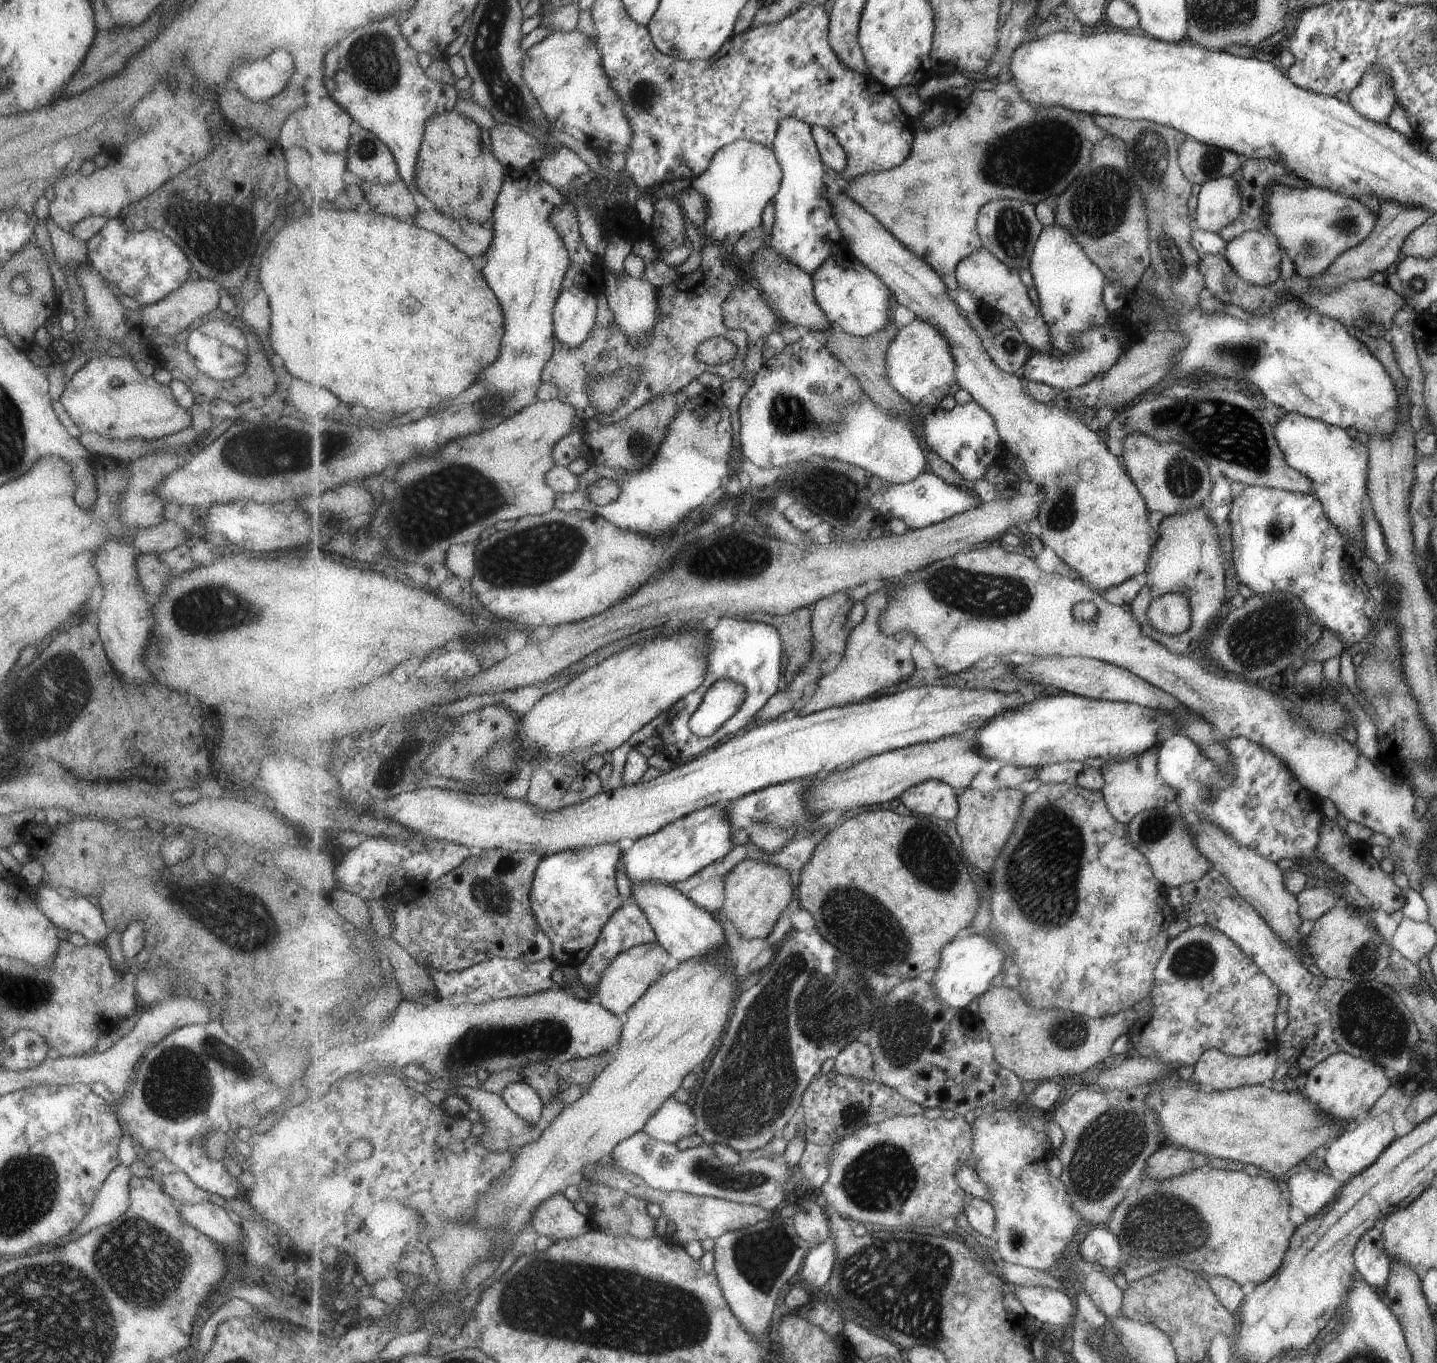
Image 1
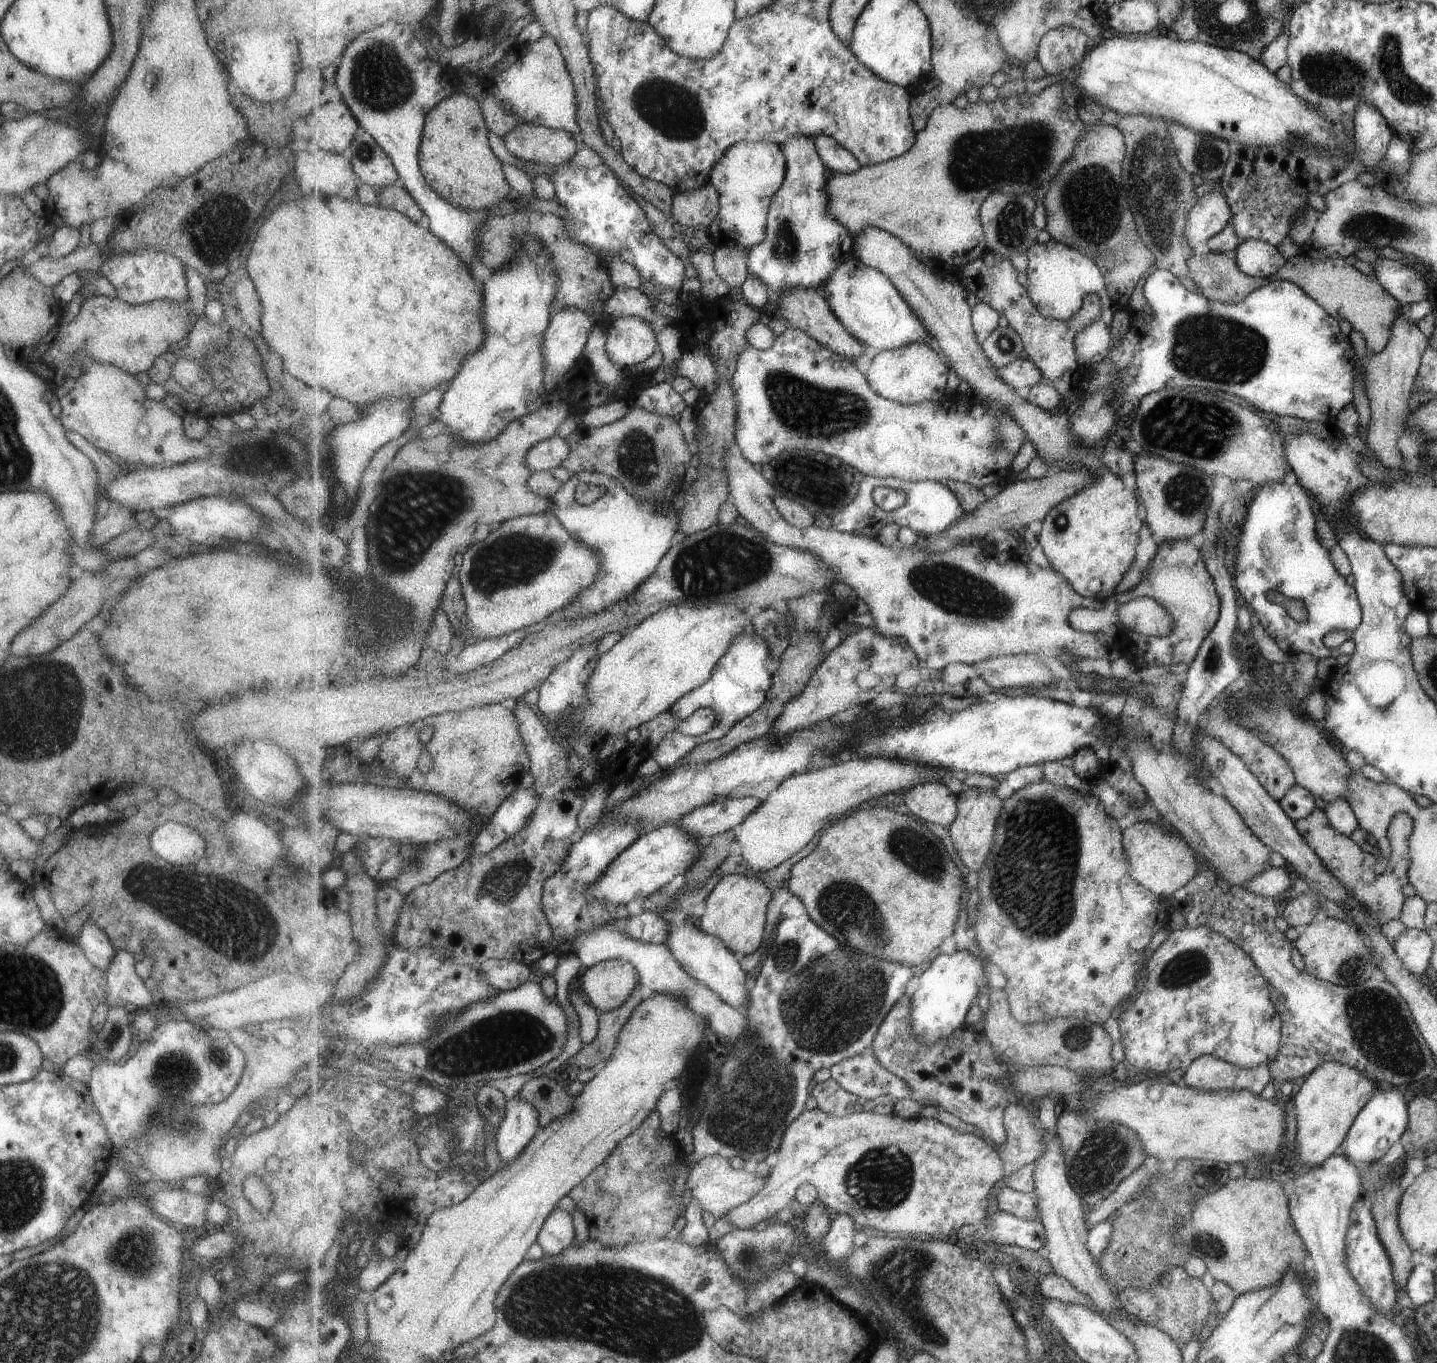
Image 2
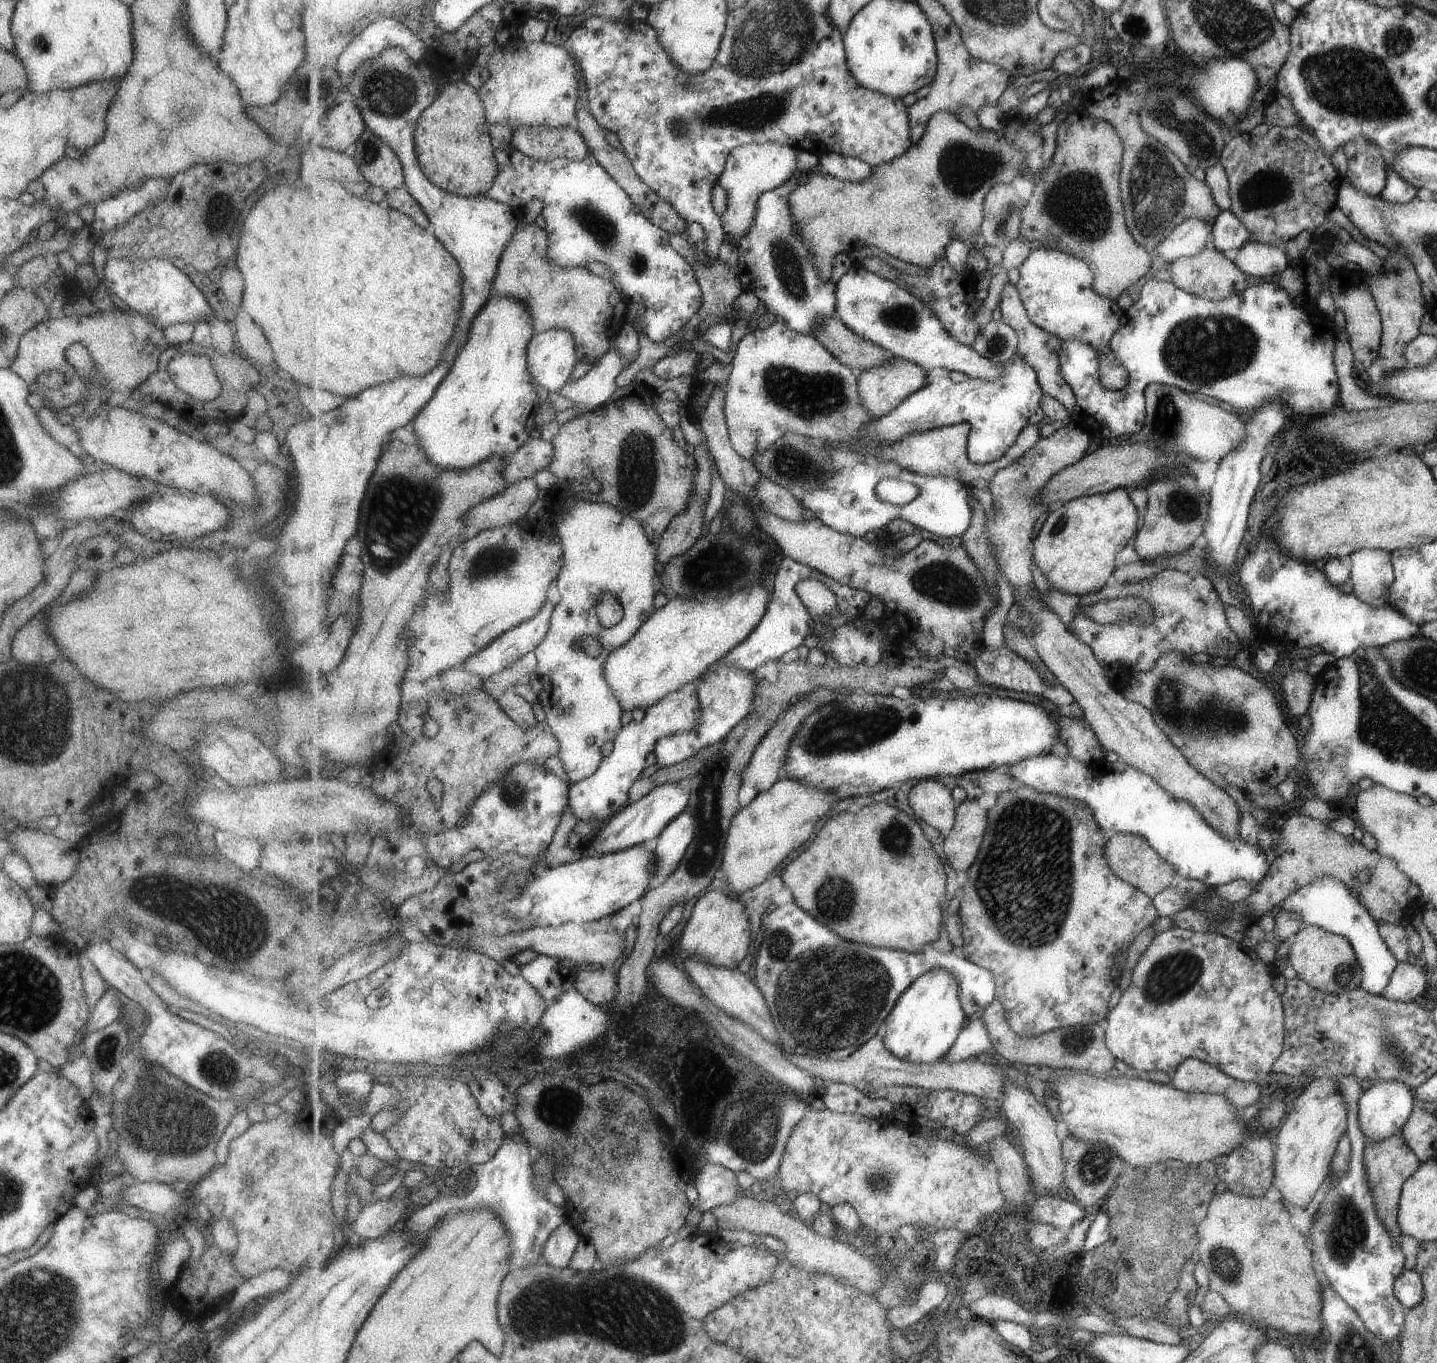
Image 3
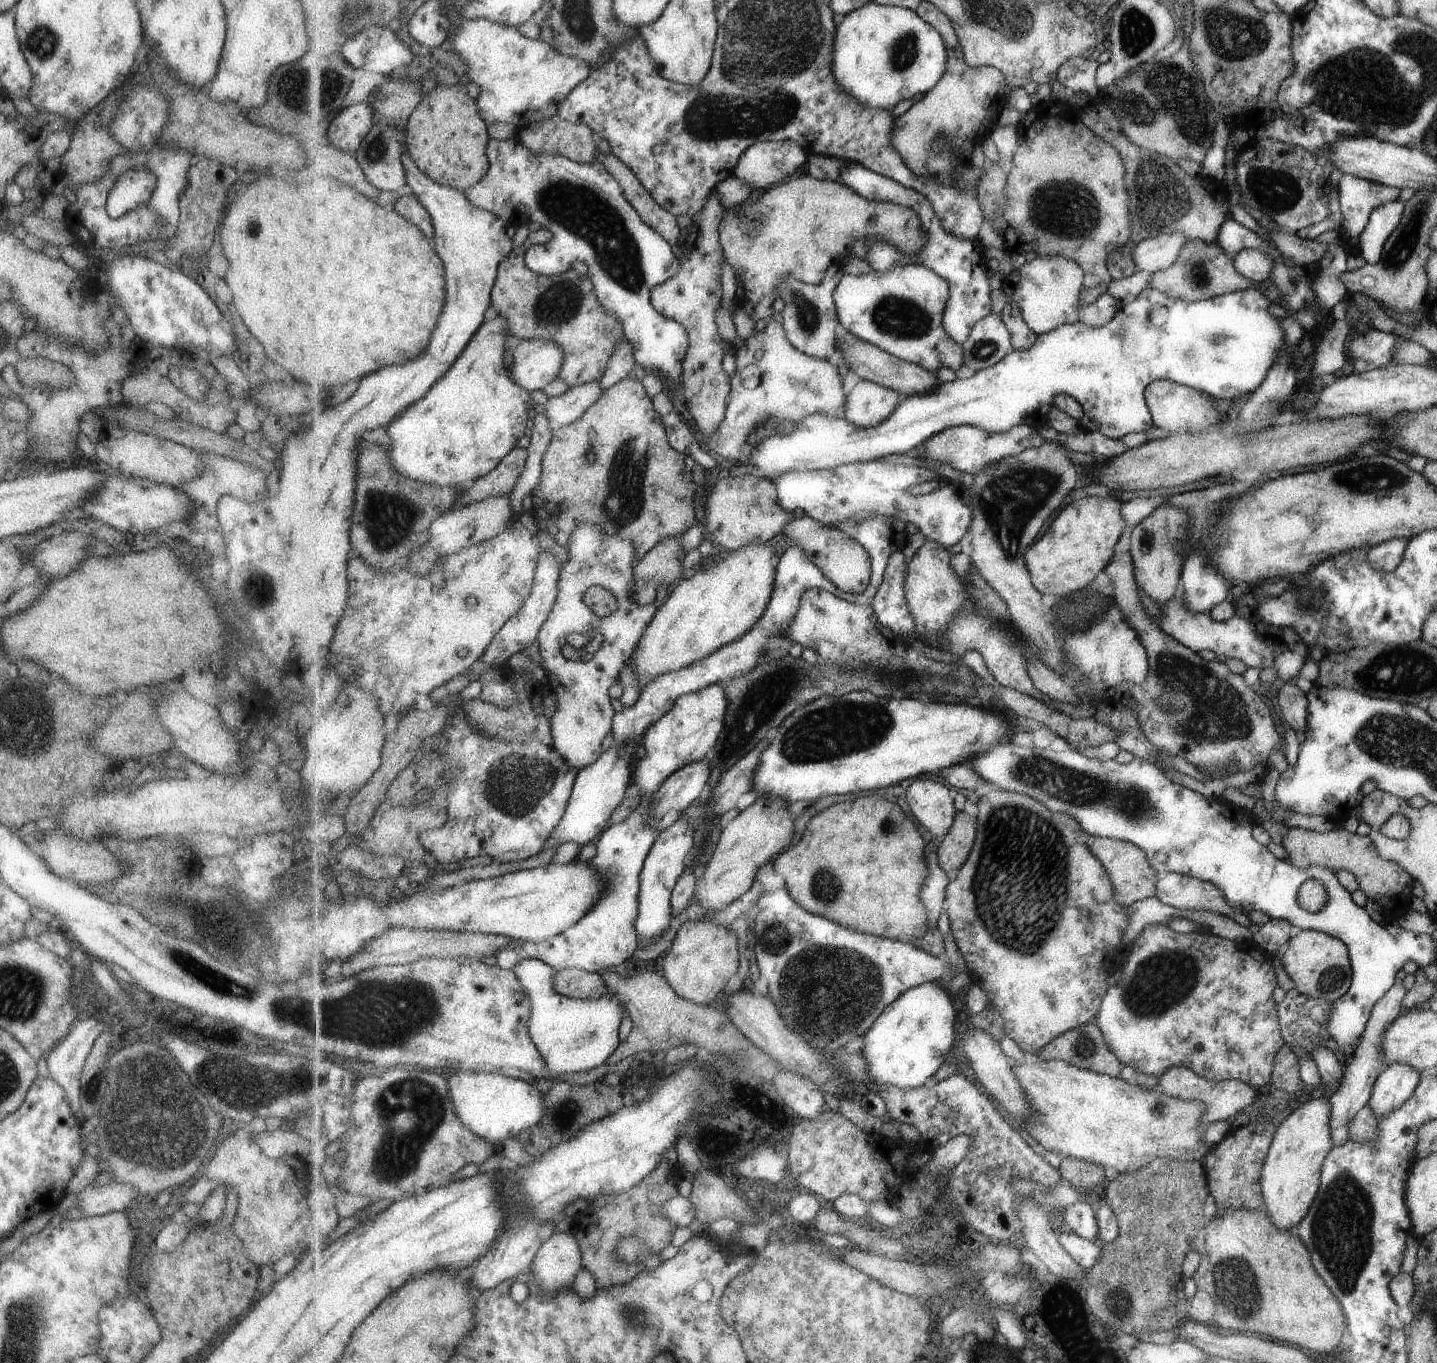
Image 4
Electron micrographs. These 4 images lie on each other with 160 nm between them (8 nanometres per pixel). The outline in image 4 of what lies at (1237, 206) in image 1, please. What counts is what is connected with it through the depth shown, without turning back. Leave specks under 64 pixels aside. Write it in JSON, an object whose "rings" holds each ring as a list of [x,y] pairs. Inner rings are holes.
{"rings":[[[1181,233],[1155,235],[1149,240],[1140,240],[1133,248],[1132,261],[1135,268],[1153,274],[1167,268],[1181,250],[1187,239]]]}

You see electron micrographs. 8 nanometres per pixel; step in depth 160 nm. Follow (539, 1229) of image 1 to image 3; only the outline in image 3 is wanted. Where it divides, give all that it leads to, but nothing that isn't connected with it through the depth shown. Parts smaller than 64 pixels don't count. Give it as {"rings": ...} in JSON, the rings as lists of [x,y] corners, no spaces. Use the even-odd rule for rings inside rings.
{"rings":[[[561,1223],[546,1240],[543,1262],[555,1267],[567,1267],[581,1239],[578,1229],[571,1223]]]}

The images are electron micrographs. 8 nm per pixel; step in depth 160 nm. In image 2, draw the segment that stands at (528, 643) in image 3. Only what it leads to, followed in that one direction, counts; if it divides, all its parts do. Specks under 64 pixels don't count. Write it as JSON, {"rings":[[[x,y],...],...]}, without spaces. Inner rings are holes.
{"rings":[[[532,625],[501,638],[483,638],[479,640],[481,642],[477,641],[477,644],[467,646],[459,654],[459,662],[457,662],[455,654],[449,654],[449,656],[441,658],[441,666],[445,666],[445,670],[453,673],[471,673],[503,657],[509,650],[515,649],[517,644],[521,645],[525,636],[540,632],[542,629],[543,626]]]}

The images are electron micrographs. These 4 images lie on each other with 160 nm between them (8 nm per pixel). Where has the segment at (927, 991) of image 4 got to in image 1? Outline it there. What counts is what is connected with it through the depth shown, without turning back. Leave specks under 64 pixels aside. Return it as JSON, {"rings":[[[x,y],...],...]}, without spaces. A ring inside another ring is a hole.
{"rings":[[[971,934],[962,940],[955,940],[943,950],[941,964],[935,970],[933,990],[941,1002],[953,1010],[963,1010],[975,998],[985,995],[991,988],[991,980],[1001,972],[1005,964],[1005,950],[983,934]]]}

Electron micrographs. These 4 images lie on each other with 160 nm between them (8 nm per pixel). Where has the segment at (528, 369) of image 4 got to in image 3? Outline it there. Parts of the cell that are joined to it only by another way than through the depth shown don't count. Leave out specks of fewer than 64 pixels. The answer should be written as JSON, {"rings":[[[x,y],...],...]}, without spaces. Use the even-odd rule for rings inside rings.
{"rings":[[[553,327],[537,333],[528,348],[528,362],[534,381],[549,392],[558,393],[567,385],[578,364],[578,343],[572,330]]]}

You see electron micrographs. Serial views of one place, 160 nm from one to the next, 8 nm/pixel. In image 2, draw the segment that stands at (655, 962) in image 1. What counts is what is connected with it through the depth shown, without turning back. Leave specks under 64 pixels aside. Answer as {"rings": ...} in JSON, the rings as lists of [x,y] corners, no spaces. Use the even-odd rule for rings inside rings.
{"rings":[[[610,959],[587,969],[582,976],[581,991],[599,1012],[610,1012],[627,1003],[640,979],[640,973],[631,962]]]}

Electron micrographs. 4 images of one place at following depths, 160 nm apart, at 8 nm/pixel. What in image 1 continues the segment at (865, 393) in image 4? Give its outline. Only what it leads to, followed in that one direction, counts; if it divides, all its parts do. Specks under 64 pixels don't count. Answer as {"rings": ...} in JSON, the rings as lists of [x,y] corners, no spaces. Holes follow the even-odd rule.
{"rings":[[[916,318],[911,324],[902,328],[899,335],[887,348],[887,380],[893,390],[897,390],[905,400],[921,406],[936,406],[949,394],[957,392],[958,367],[951,354],[950,343],[935,326]]]}

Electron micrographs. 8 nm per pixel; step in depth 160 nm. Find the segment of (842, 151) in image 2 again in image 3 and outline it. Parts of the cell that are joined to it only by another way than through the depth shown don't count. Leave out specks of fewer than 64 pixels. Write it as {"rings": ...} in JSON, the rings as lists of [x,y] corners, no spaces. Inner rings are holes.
{"rings":[[[839,153],[822,154],[819,169],[828,175],[851,182],[866,181],[874,173],[874,167],[864,160]]]}

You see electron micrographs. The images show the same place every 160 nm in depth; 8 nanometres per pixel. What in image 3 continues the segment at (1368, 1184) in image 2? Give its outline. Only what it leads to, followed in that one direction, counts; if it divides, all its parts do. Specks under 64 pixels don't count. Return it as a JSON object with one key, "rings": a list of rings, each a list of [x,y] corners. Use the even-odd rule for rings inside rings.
{"rings":[[[1395,1133],[1392,1137],[1387,1137],[1377,1142],[1365,1140],[1364,1146],[1364,1166],[1366,1167],[1367,1180],[1372,1196],[1375,1198],[1375,1210],[1377,1210],[1378,1218],[1381,1219],[1383,1226],[1390,1232],[1391,1236],[1399,1239],[1402,1234],[1400,1233],[1396,1216],[1400,1190],[1405,1180],[1419,1166],[1418,1158],[1409,1150],[1400,1133]]]}

